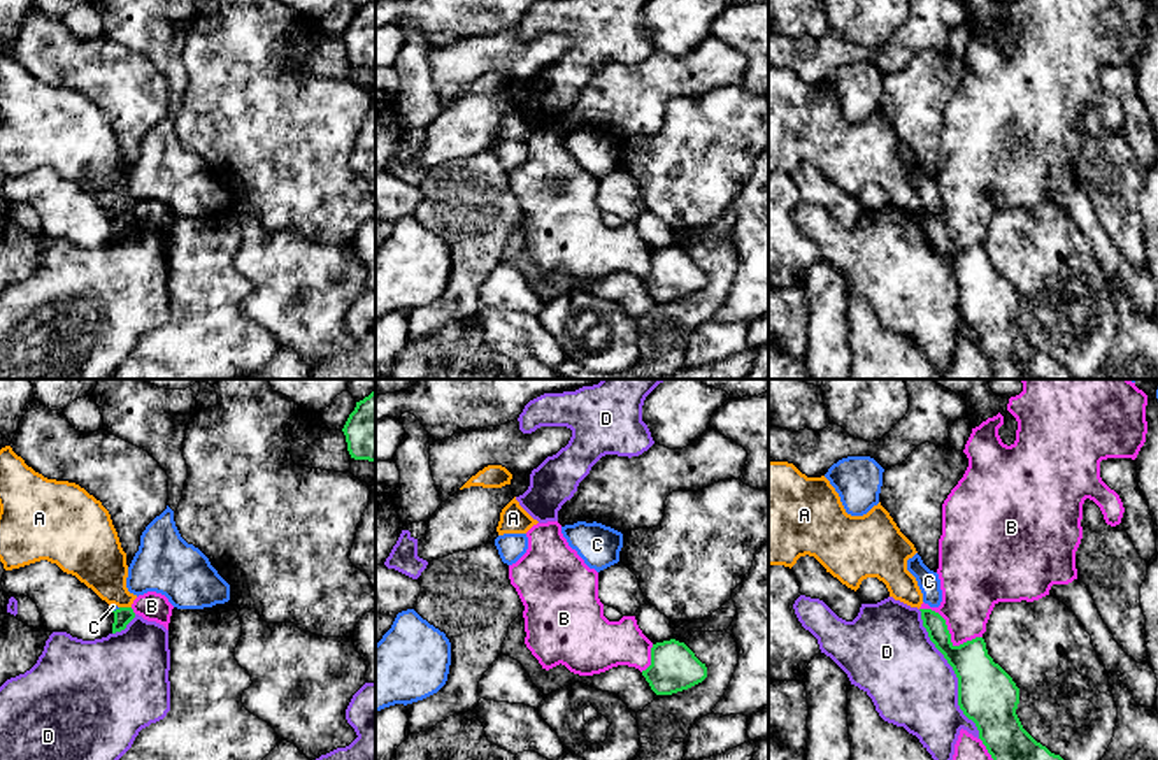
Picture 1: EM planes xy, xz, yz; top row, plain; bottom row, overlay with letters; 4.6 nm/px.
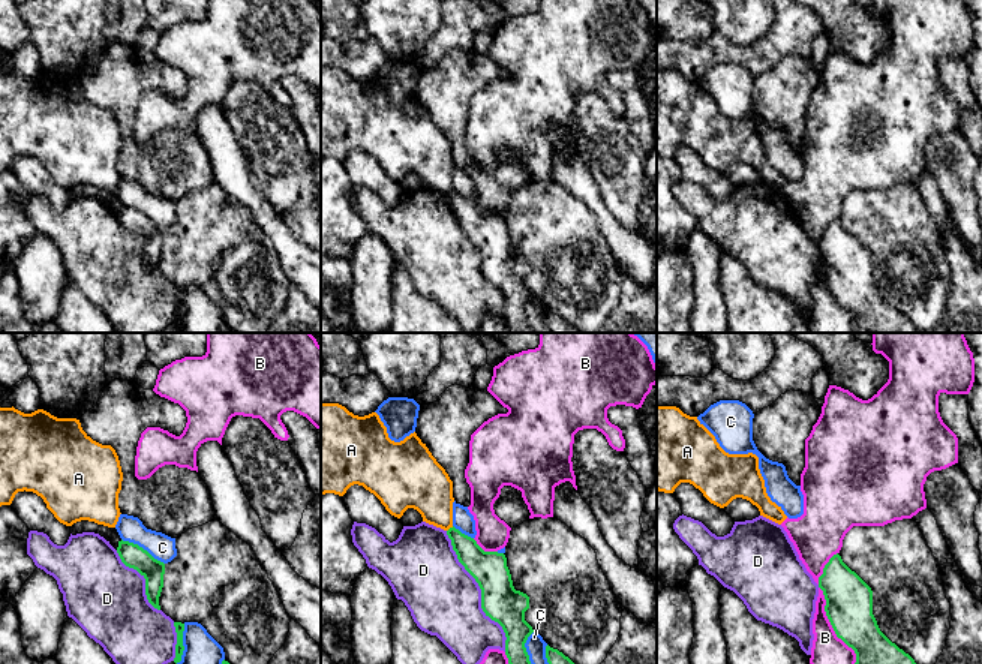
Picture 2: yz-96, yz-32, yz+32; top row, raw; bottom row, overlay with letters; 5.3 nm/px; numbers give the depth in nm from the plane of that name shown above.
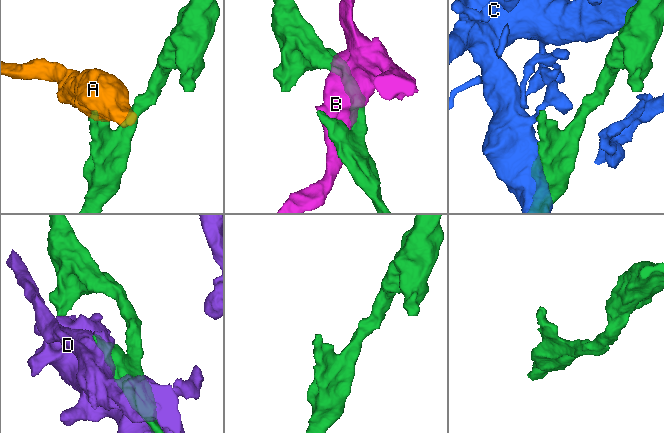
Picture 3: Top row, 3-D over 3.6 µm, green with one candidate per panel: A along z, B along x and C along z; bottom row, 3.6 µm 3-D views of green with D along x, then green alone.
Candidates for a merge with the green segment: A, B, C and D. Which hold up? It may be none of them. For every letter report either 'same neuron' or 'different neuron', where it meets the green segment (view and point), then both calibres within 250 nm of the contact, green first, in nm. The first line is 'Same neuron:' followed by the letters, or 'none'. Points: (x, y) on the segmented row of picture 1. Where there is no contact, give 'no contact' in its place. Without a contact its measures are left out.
Same neuron: none
A: different neuron | xy (125, 608) | 80/240 nm
B: different neuron | yz (950, 634) | 200/280 nm
C: different neuron | xy (116, 609) | 80/20 nm
D: different neuron | yz (955, 673) | 280/380 nm

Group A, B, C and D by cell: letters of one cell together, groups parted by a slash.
A / B / C / D

